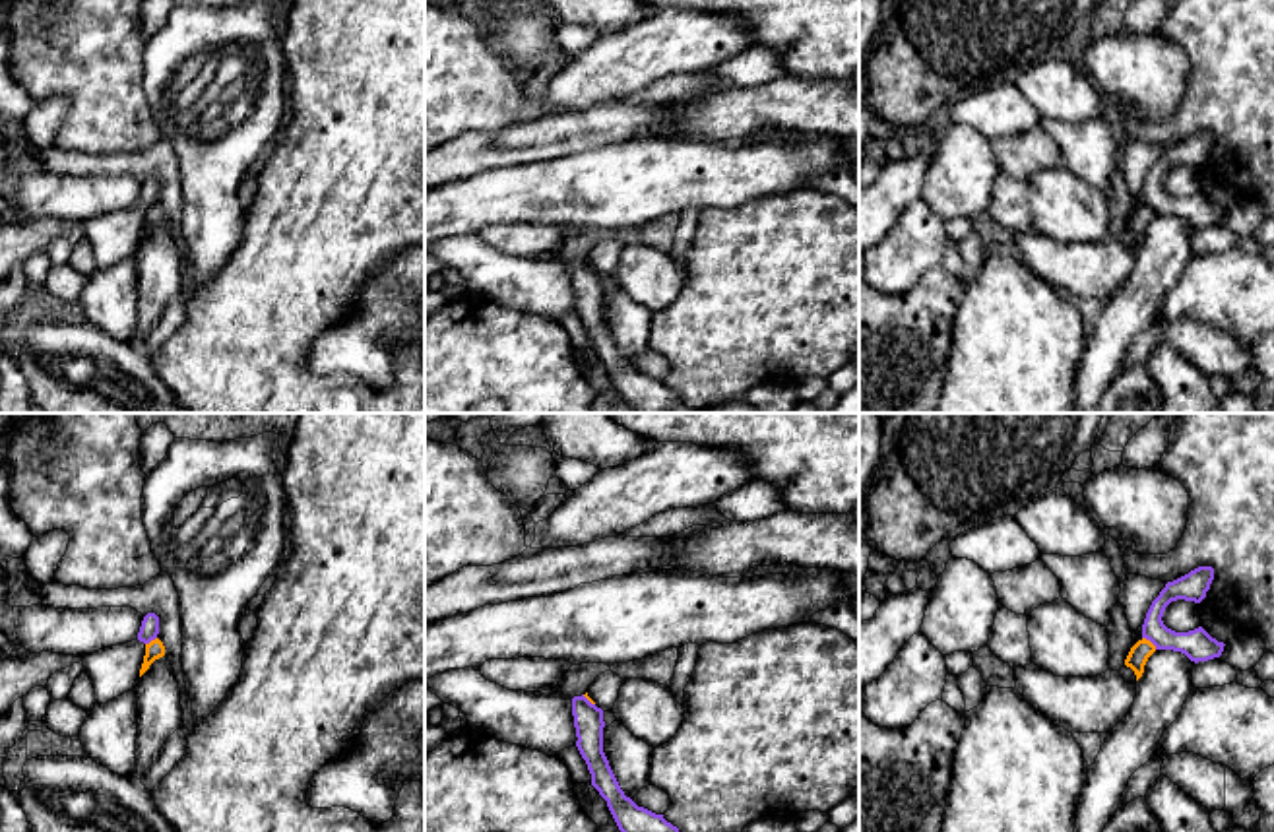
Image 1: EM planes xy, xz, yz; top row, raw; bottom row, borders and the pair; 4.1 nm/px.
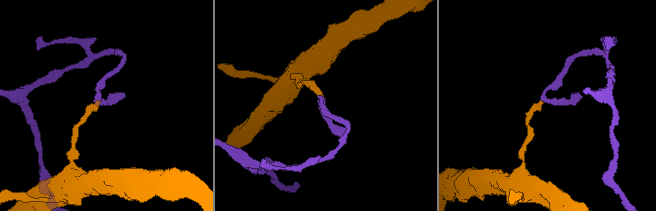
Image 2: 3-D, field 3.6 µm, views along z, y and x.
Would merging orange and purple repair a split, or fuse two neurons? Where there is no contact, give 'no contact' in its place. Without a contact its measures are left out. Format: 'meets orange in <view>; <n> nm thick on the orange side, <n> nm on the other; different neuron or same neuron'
meets orange in yz; 90 nm thick on the orange side, 130 nm on the other; different neuron

